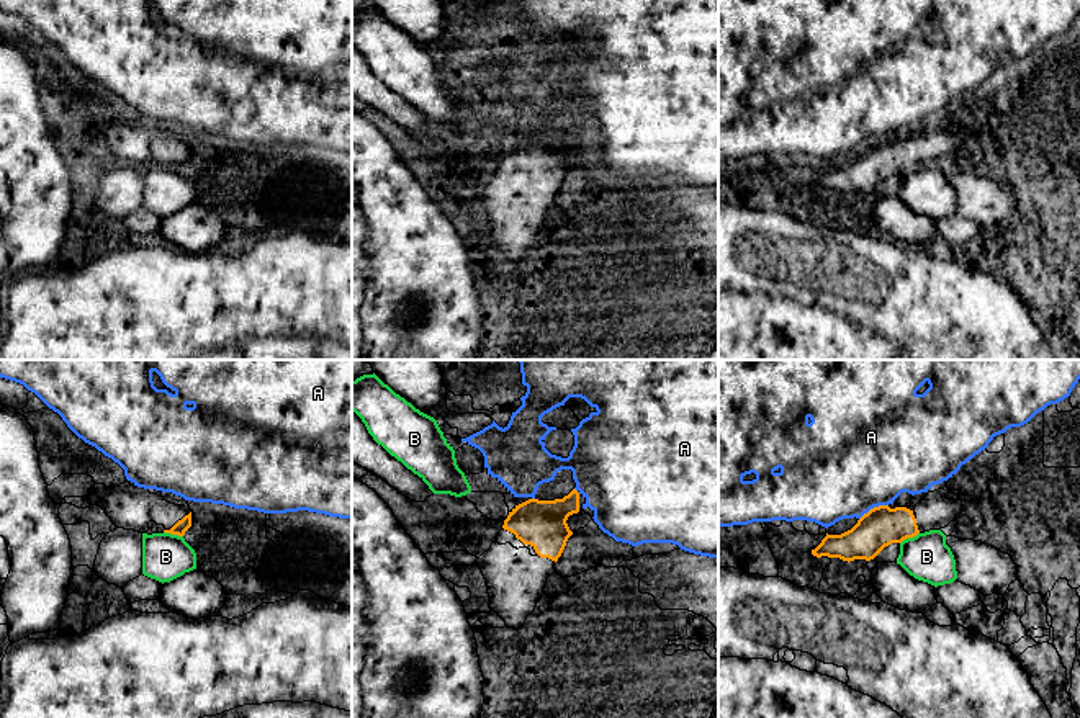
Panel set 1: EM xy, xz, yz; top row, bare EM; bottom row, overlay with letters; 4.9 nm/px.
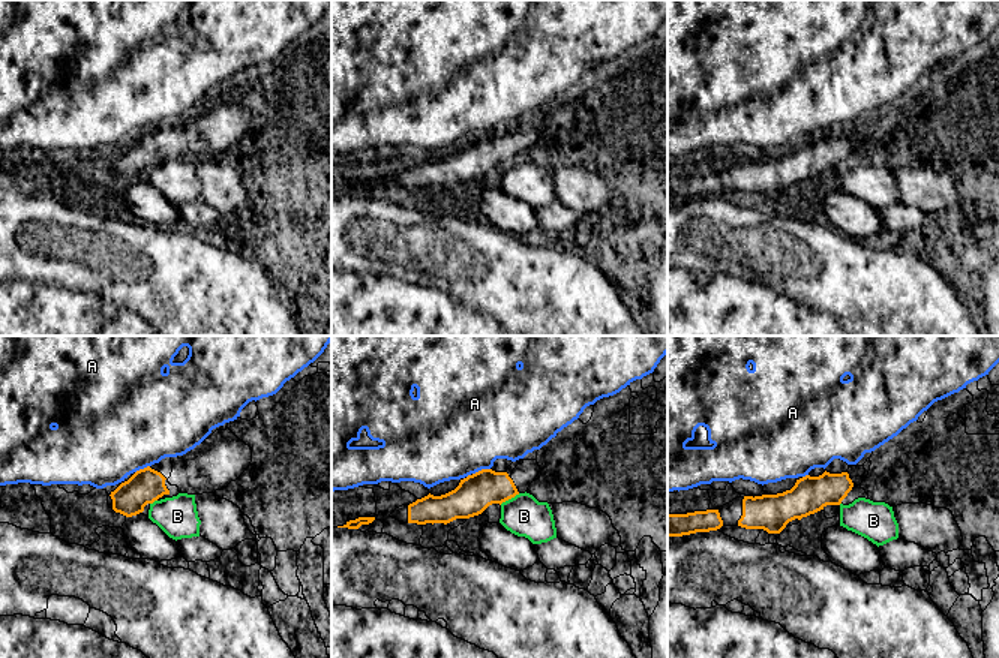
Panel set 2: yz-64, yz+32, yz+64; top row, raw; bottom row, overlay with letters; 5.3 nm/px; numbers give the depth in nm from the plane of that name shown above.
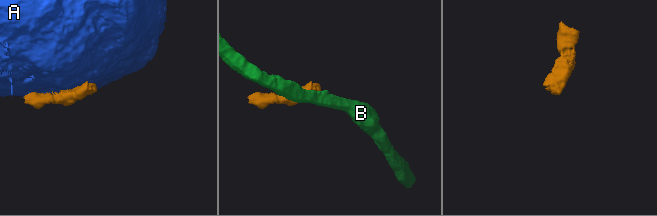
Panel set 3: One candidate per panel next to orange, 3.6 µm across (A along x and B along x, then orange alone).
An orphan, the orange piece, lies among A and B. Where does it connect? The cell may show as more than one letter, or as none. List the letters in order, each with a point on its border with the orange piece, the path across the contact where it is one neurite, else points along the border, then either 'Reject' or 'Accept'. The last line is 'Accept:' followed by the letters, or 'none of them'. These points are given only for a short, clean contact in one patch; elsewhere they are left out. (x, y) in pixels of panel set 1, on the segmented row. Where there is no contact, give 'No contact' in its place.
A: Touches orange at yz (874, 507). Reject
B: Touches orange at xy (174, 534). Boundary: xy (164, 530), (182, 537). Reject
Accept: none of them

